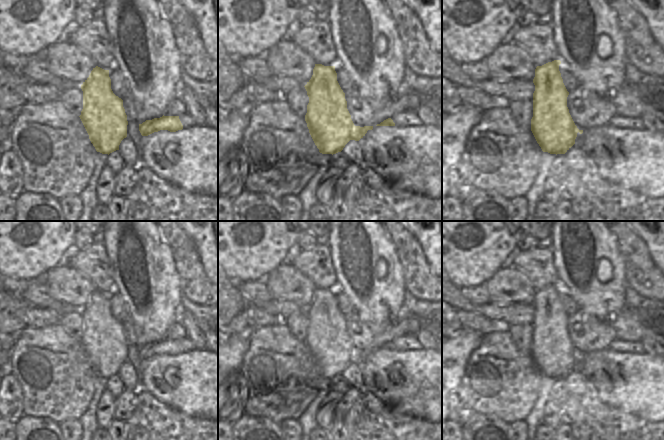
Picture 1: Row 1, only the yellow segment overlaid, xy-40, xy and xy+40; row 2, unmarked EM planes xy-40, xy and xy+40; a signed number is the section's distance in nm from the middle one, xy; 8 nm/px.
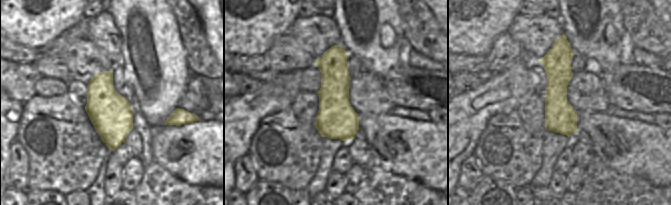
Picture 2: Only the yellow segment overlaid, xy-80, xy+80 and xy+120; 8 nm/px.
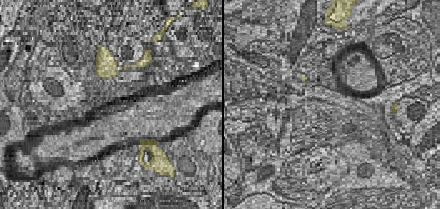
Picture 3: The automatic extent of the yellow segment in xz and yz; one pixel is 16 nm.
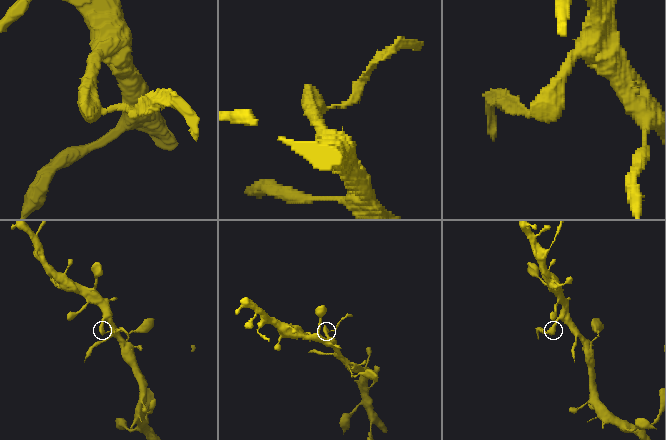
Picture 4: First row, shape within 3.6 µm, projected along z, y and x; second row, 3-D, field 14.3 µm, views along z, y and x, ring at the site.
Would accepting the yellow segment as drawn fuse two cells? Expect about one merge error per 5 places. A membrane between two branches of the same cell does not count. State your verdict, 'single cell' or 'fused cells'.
fused cells

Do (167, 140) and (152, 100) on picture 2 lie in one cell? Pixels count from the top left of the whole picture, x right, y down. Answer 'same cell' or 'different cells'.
different cells

